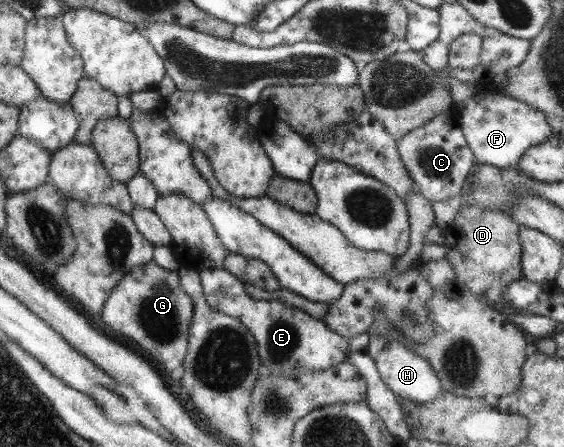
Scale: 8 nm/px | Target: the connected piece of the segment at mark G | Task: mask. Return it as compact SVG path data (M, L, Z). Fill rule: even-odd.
M154 260L144 266L134 266L112 289L105 302L102 322L118 340L136 342L138 352L156 358L158 370L172 372L183 366L188 350L188 335L191 330L194 305L179 283L177 271L160 267Z

